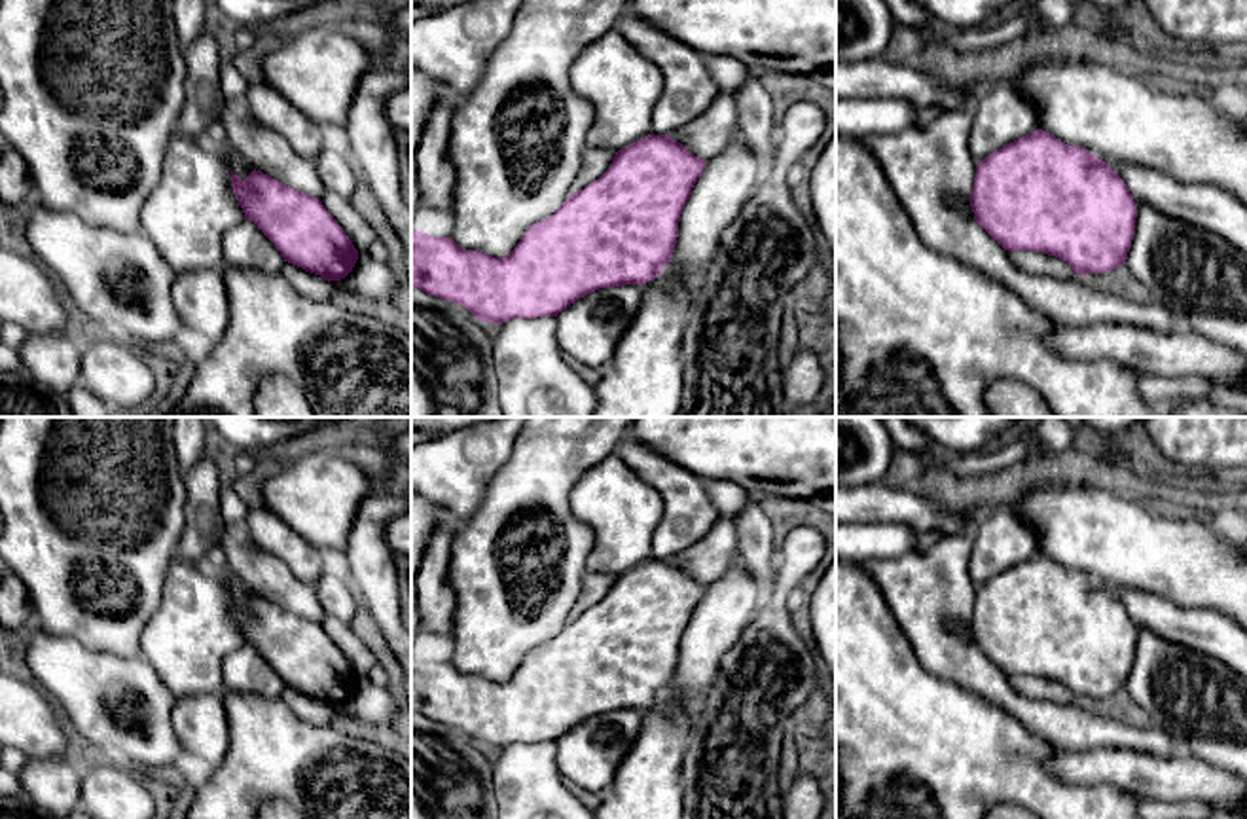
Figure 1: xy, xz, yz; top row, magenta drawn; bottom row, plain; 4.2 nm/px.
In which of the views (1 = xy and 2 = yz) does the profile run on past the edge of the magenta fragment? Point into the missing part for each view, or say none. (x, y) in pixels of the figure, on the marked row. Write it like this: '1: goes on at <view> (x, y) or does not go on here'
1: goes on at xy (266, 150)
2: goes on at yz (1001, 114)

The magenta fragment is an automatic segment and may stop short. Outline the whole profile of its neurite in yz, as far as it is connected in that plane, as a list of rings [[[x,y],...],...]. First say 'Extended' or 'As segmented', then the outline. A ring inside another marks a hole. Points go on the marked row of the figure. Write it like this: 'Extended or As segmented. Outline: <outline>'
Extended. Outline: [[[1014,74],[978,93],[968,146],[976,167],[970,207],[974,220],[1008,252],[1031,250],[1067,262],[1076,275],[1111,273],[1126,264],[1135,235],[1137,203],[1124,180],[1082,146],[1067,146],[1039,127],[1037,106],[1016,87]]]

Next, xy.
Extended. Outline: [[[226,95],[218,119],[231,150],[254,167],[244,180],[231,171],[244,220],[262,229],[284,262],[328,282],[345,279],[358,250],[320,201],[328,190],[316,163],[258,123],[243,99]]]

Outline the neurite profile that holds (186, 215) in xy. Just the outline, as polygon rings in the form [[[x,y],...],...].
[[[174,133],[159,184],[140,209],[140,233],[178,275],[222,267],[222,239],[243,220],[227,159]]]

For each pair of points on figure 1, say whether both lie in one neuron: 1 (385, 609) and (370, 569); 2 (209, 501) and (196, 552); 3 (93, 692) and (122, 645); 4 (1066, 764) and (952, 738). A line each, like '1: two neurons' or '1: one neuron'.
1: one neuron
2: one neuron
3: two neurons
4: two neurons

